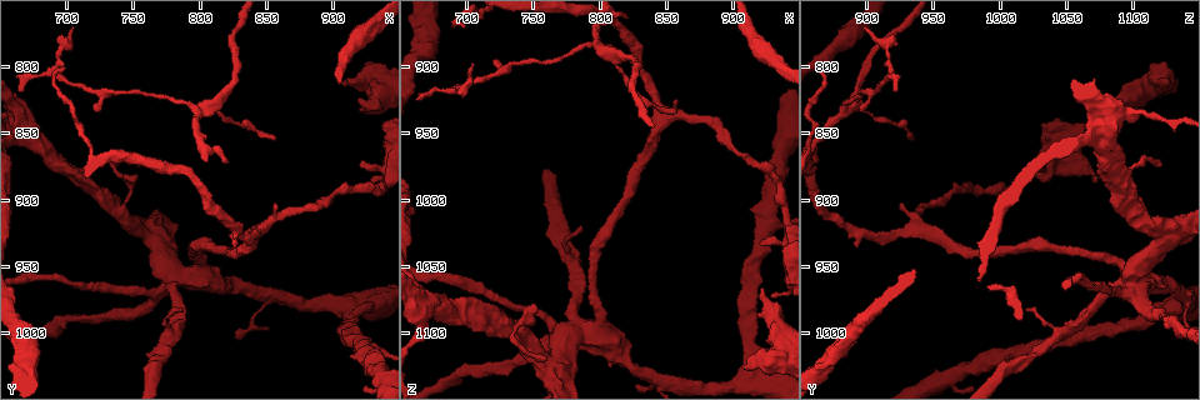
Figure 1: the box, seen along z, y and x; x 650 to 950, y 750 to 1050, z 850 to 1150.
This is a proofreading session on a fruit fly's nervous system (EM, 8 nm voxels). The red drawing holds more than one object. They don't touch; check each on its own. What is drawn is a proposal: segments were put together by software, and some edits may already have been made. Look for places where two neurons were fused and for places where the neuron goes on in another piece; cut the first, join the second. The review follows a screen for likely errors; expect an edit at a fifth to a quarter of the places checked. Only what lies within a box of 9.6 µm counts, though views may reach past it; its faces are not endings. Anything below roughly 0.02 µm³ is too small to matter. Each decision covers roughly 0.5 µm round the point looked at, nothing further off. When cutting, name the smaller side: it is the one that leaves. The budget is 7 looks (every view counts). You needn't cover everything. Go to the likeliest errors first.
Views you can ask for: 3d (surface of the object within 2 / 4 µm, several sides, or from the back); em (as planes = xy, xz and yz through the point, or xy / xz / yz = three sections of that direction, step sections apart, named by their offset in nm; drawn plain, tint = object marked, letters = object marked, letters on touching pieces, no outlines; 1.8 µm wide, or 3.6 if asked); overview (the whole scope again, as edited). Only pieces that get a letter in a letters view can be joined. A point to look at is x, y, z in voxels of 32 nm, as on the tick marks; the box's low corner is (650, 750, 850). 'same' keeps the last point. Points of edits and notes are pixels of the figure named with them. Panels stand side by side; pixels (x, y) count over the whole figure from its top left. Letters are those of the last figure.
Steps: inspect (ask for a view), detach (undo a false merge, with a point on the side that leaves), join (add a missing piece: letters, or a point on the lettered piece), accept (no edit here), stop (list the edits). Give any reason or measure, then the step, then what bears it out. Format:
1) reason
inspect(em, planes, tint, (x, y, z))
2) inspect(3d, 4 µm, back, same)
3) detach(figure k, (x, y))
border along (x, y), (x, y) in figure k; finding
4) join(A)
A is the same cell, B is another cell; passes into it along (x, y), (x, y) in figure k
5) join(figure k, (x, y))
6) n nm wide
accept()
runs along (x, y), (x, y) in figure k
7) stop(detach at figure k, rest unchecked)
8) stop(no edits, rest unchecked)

an open end
inspect(3d, 2 µm, (920, 832, 1068))

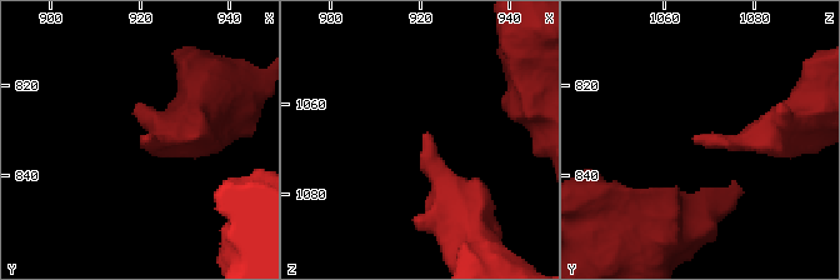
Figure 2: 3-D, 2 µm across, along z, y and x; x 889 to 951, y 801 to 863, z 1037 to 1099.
shape alone is not enough
inspect(em, planes, letters, (921, 832, 1066))

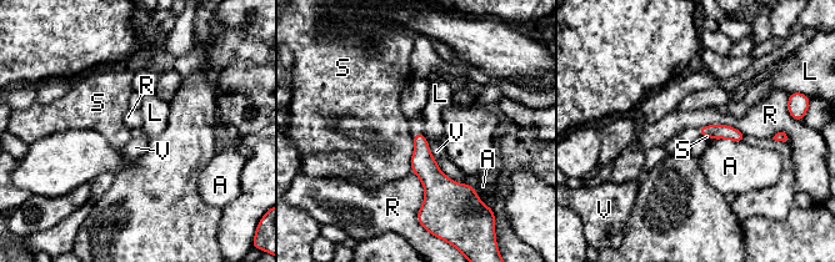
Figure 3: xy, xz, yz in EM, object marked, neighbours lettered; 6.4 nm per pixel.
accept()
A, L, R, S and V are other cells; border along (410, 170), (424, 190), (418, 217) in figure 3; no lettered piece goes on from it

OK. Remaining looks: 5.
branch point
inspect(em, xy, step 16, tint, (782, 960, 1100))

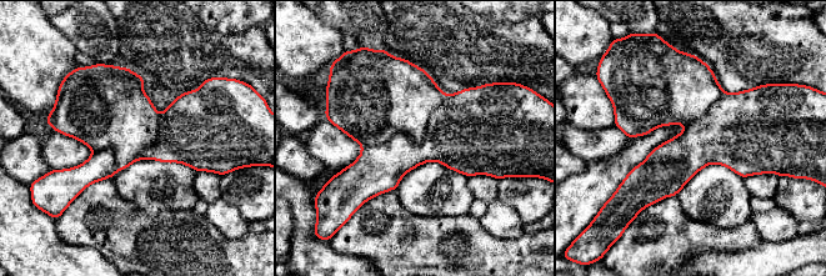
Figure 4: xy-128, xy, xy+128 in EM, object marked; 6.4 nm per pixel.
inspect(em, planes, letters, same)

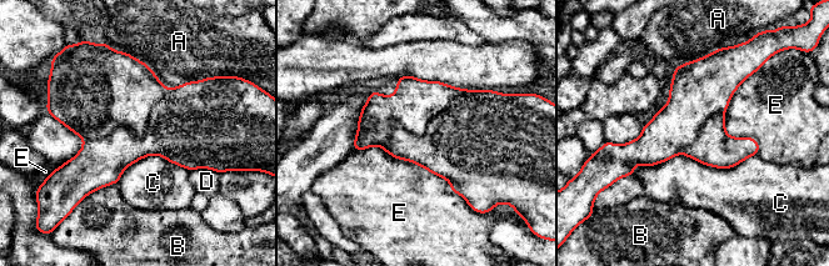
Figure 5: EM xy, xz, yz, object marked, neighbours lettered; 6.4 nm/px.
detach(figure 5, (125, 99))
A, B, C, D and E are other cells; border along (165, 88), (139, 137), (84, 141) in figure 5; two neurons meet here

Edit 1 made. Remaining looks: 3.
branch stops here
inspect(em, planes, letters, (908, 814, 1128))

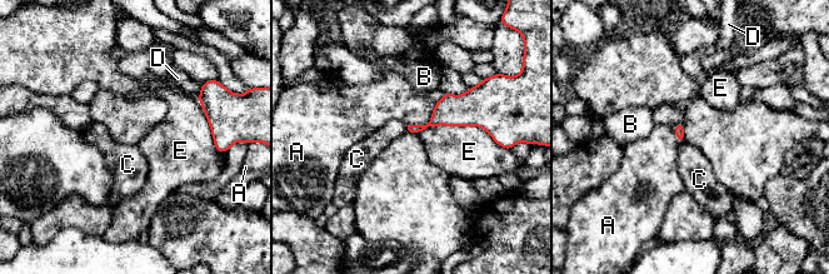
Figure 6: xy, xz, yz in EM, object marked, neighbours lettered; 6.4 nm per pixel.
accept()
A, B, C, D and E are other cells; none of them fits

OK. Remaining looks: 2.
stop(detach at figure 5, rest unchecked)

